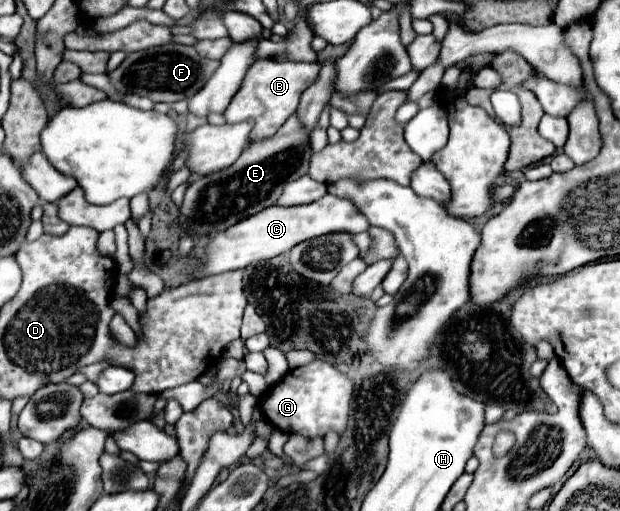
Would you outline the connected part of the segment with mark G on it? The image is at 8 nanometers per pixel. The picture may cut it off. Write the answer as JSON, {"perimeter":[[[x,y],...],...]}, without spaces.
{"perimeter":[[[314,360],[306,366],[290,370],[276,386],[264,396],[264,416],[284,432],[296,432],[308,438],[324,436],[328,430],[344,432],[348,422],[348,408],[352,398],[352,382],[346,374],[338,372],[330,362]]]}

